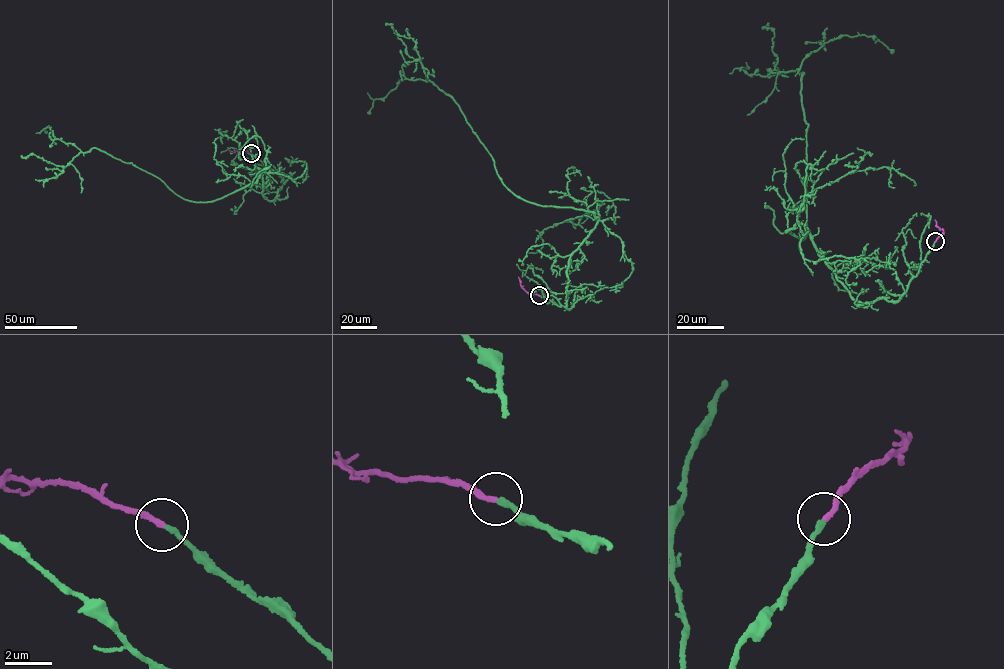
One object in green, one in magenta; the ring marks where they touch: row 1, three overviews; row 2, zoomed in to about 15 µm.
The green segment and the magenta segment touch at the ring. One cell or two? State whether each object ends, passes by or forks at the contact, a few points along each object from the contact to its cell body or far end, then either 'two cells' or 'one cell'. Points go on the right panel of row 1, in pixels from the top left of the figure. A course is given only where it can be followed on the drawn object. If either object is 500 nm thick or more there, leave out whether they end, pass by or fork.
green ends | magenta ends | green via (935, 241), (901, 297), (864, 303), (805, 227), (787, 230), (807, 234), (802, 63), (843, 35), (892, 53) | magenta via (935, 241), (944, 232), (935, 219) | one cell

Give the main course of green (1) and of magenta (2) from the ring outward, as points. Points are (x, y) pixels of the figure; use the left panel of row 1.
1: (251, 153), (283, 179), (275, 199), (263, 196), (261, 172), (221, 198), (194, 202), (131, 163), (46, 133)
2: (251, 153), (227, 150)

